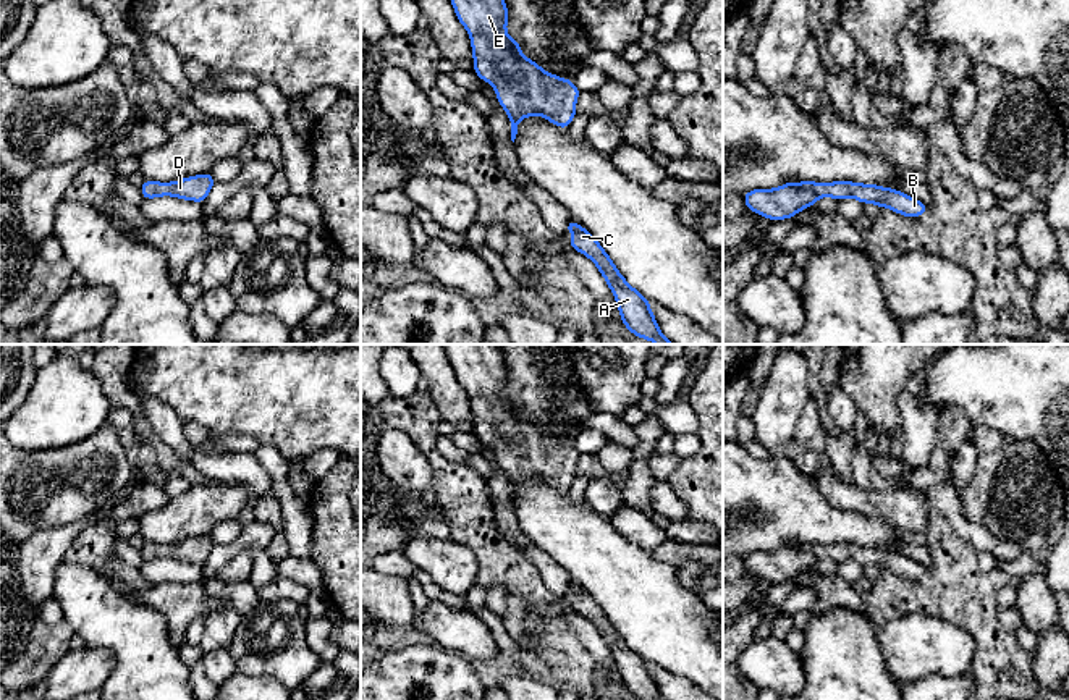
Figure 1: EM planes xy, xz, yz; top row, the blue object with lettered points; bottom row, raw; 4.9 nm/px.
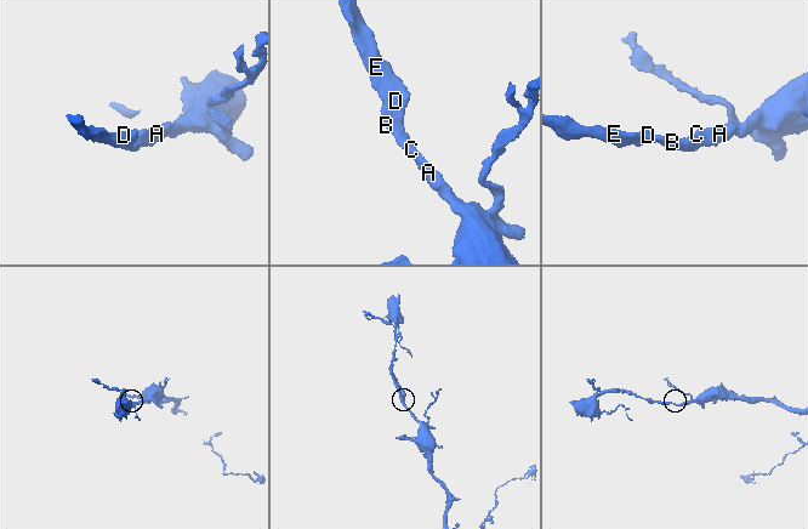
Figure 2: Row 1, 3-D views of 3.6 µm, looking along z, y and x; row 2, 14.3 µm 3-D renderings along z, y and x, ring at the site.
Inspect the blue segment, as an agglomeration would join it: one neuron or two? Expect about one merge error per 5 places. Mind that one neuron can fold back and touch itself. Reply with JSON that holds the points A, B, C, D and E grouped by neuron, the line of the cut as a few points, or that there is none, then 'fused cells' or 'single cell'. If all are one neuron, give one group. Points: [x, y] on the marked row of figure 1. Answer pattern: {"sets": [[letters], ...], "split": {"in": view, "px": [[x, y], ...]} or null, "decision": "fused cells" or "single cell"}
{"sets": [["A", "B", "C", "D", "E"]], "split": null, "decision": "single cell"}

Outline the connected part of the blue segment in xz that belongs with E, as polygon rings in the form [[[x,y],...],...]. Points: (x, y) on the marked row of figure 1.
[[[451,0],[459,23],[471,34],[474,71],[495,87],[511,121],[511,141],[524,116],[542,115],[568,128],[576,115],[579,89],[571,79],[545,73],[526,58],[521,45],[506,34],[505,0]]]

